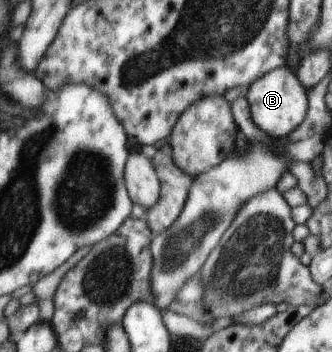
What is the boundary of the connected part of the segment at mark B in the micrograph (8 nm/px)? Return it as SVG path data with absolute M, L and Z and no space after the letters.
M282 66L264 74L255 83L247 87L244 97L249 105L252 123L267 137L274 140L286 139L291 131L304 119L307 110L306 90L299 79L288 69Z

